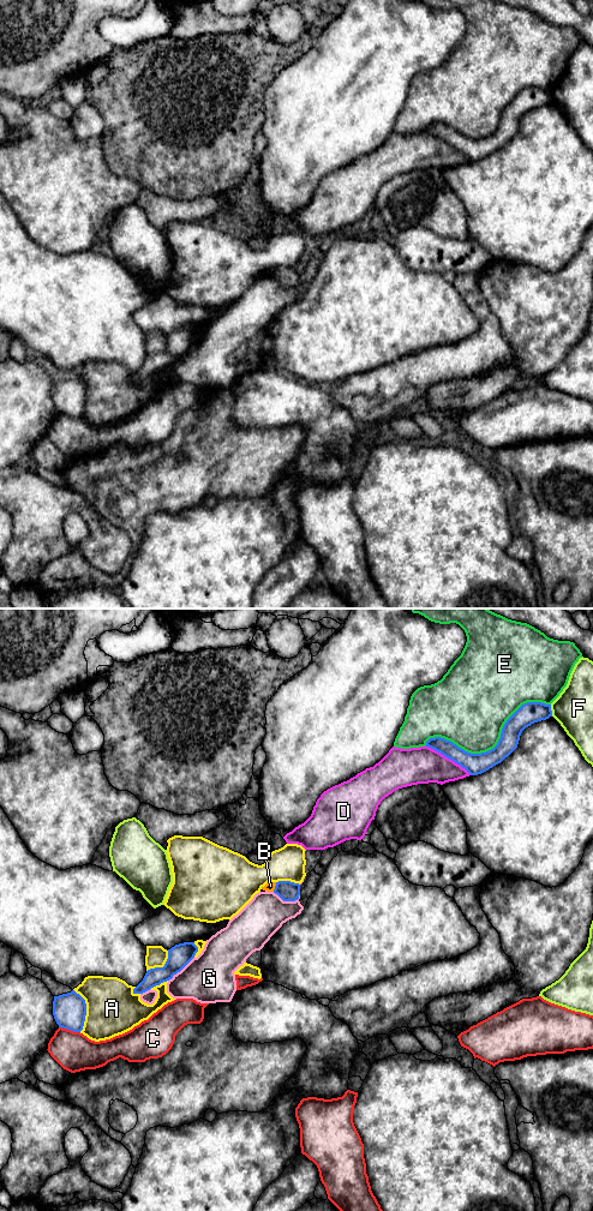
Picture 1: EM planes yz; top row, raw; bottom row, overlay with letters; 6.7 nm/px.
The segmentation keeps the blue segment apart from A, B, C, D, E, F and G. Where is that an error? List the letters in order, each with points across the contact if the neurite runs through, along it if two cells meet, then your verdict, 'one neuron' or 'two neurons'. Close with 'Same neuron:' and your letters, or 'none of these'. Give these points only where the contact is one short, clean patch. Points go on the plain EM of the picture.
A: two neurons
B: border along yz (276, 268), (273, 276); two neurons
C: two neurons
D: two neurons
E: two neurons
F: two neurons
G: two neurons
Same neuron: none of these

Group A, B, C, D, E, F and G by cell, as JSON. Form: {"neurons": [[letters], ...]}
{"neurons": [["A"], ["B"], ["C"], ["D"], ["E"], ["F"], ["G"]]}

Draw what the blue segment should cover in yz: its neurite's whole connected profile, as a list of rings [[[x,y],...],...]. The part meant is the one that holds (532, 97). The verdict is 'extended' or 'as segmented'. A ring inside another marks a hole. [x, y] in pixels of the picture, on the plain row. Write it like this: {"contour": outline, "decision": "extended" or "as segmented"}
{"contour": [[[527,88],[522,90],[504,109],[497,131],[481,139],[471,139],[450,126],[441,122],[430,124],[426,132],[441,138],[445,143],[465,154],[471,161],[481,160],[501,149],[516,133],[522,116],[534,108],[552,102],[551,90]]], "decision": "as segmented"}

